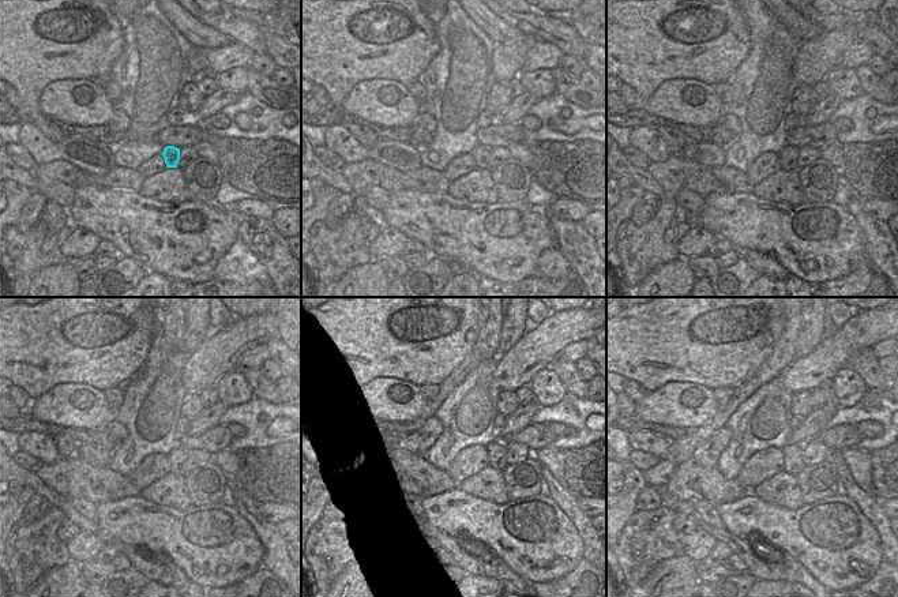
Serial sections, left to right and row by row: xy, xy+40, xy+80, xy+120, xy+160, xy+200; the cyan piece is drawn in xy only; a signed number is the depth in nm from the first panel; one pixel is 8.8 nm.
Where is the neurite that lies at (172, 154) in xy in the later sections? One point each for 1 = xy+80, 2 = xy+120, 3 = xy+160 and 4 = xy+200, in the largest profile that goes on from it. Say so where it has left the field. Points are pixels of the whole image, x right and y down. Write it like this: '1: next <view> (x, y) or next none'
1: next xy+80 (788, 156)
2: next xy+120 (177, 458)
3: next xy+160 (495, 451)
4: next xy+200 (792, 454)

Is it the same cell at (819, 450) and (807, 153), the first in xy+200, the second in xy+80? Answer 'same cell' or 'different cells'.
same cell

